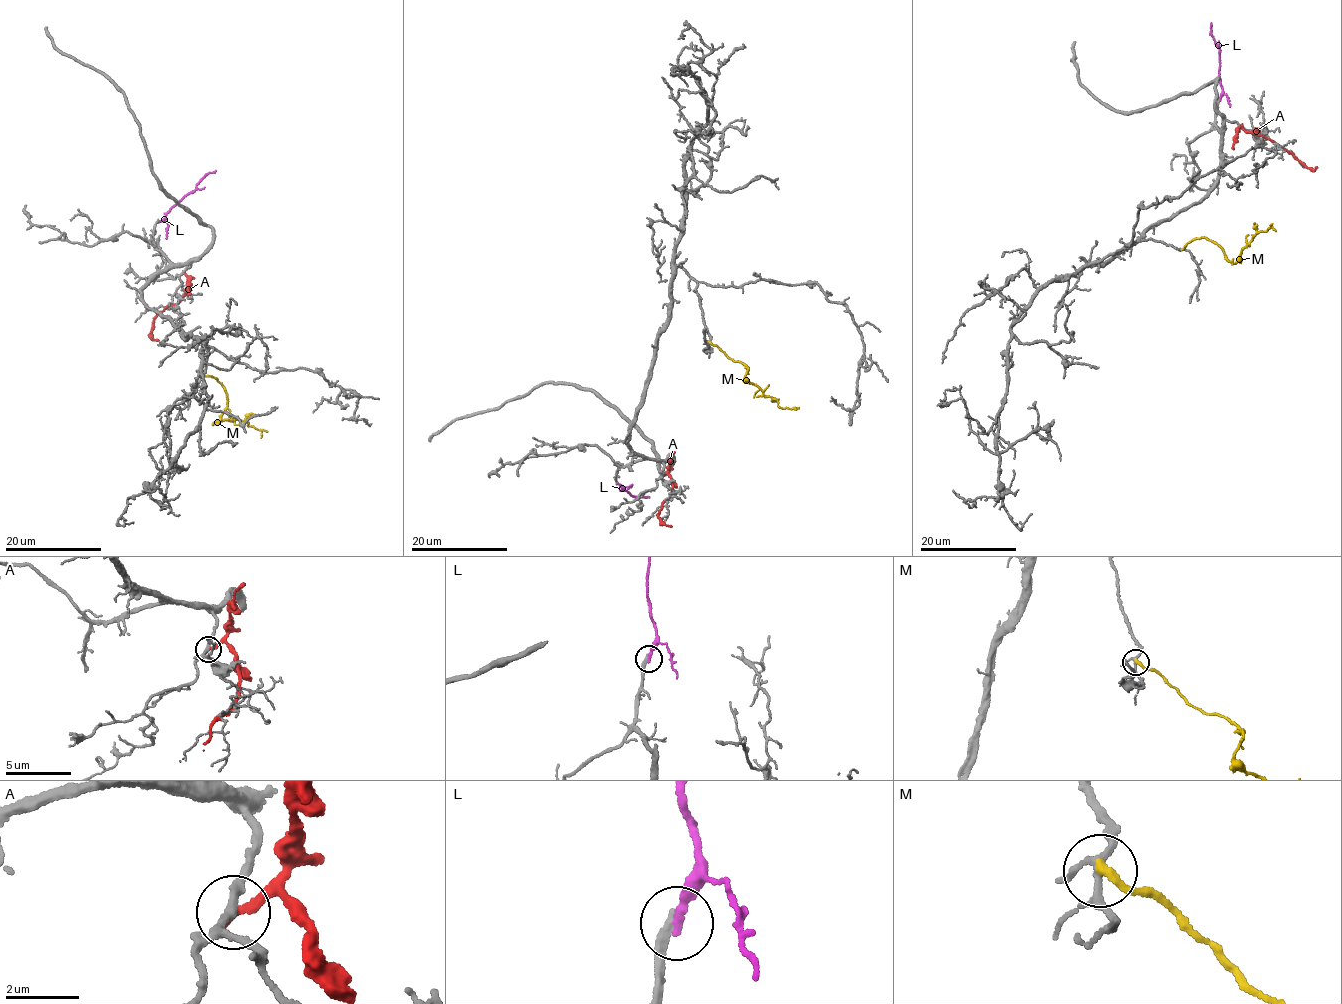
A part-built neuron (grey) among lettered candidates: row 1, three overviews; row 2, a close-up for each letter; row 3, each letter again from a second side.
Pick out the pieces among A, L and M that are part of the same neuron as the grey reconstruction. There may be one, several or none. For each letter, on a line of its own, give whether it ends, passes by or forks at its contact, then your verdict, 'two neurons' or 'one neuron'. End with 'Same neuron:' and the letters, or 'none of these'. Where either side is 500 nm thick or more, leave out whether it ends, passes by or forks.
A: it ends; two neurons
L: it ends; two neurons
M: it ends; two neurons
Same neuron: none of these

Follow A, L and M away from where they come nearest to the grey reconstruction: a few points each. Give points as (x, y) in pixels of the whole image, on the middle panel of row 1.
A: (661, 475), (666, 473), (671, 477), (672, 493), (662, 503), (658, 516), (662, 524), (671, 526)
L: (618, 484), (635, 497), (649, 498)
M: (709, 342), (747, 365), (749, 382), (759, 387), (764, 396), (775, 398), (782, 408), (799, 408)

